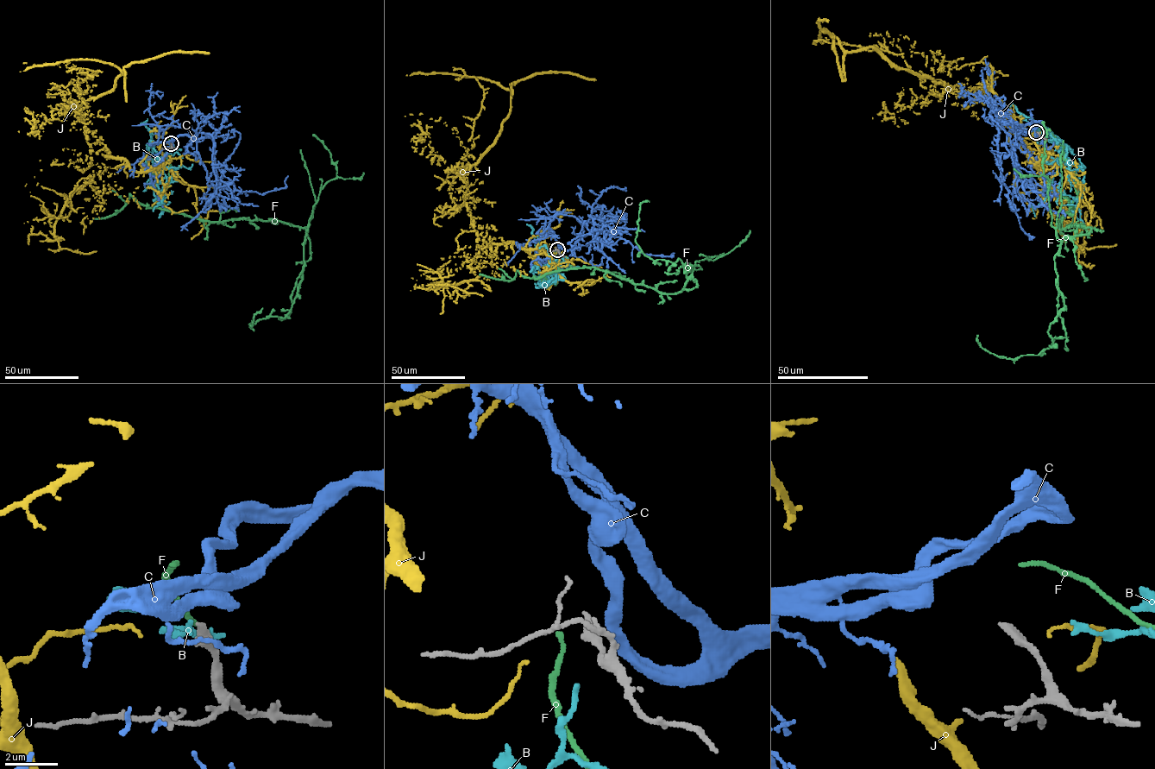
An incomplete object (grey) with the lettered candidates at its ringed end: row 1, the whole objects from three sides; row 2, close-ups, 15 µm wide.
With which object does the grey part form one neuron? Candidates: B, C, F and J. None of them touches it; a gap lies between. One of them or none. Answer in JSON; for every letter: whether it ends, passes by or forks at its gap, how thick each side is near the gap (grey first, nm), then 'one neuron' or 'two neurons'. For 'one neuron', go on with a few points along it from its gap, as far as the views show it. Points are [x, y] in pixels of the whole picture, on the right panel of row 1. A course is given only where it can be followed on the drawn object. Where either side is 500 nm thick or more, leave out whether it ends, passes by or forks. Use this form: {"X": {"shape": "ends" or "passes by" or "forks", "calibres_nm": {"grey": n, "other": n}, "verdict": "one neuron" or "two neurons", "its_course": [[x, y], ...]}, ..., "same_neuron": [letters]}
{"B": {"shape": "ends", "calibres_nm": {"grey": 320, "other": 220}, "verdict": "two neurons"}, "C": {"shape": "passes by", "calibres_nm": {"grey": 320, "other": 480}, "verdict": "two neurons"}, "F": {"shape": "ends", "calibres_nm": {"grey": 320, "other": 160}, "verdict": "two neurons"}, "J": {"shape": "ends", "calibres_nm": {"grey": 320, "other": 90}, "verdict": "two neurons"}, "same_neuron": []}

